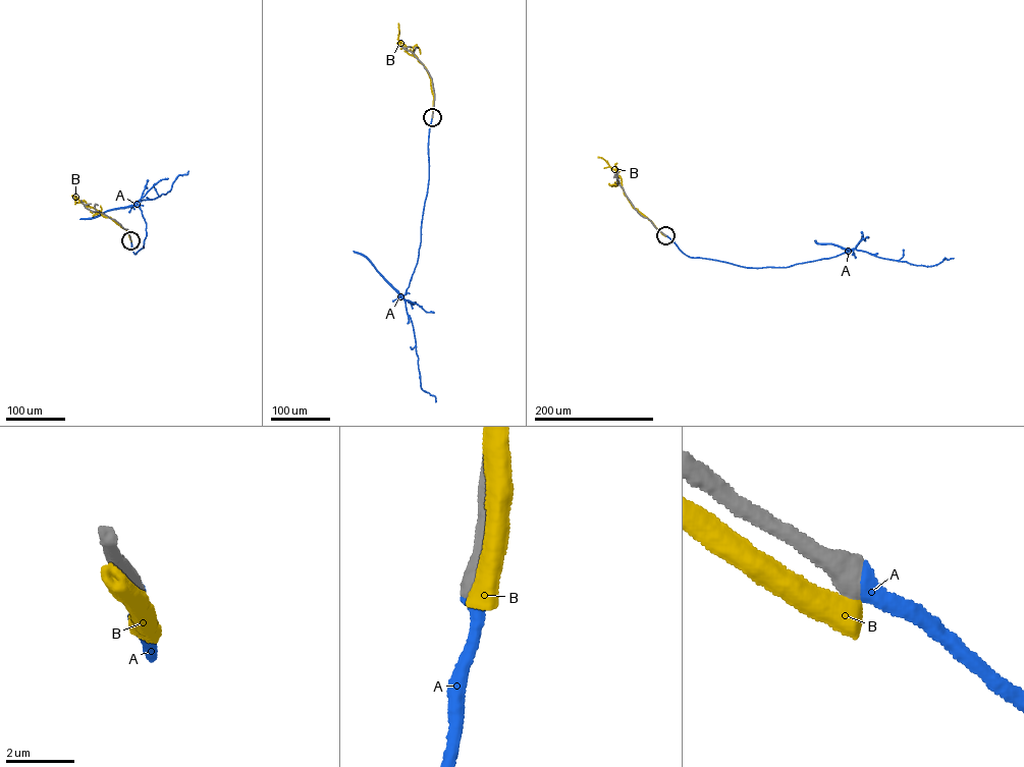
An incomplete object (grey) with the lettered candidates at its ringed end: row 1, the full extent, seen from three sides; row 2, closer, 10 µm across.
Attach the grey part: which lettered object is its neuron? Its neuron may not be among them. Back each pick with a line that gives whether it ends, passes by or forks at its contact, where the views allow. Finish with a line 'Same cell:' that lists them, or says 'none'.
A: It ends there
Same cell: A

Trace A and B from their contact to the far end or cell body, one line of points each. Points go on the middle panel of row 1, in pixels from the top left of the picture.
A: (432, 117), (428, 187), (417, 264), (406, 293), (397, 291)
B: (432, 117), (434, 97), (430, 76), (398, 39), (398, 22)

